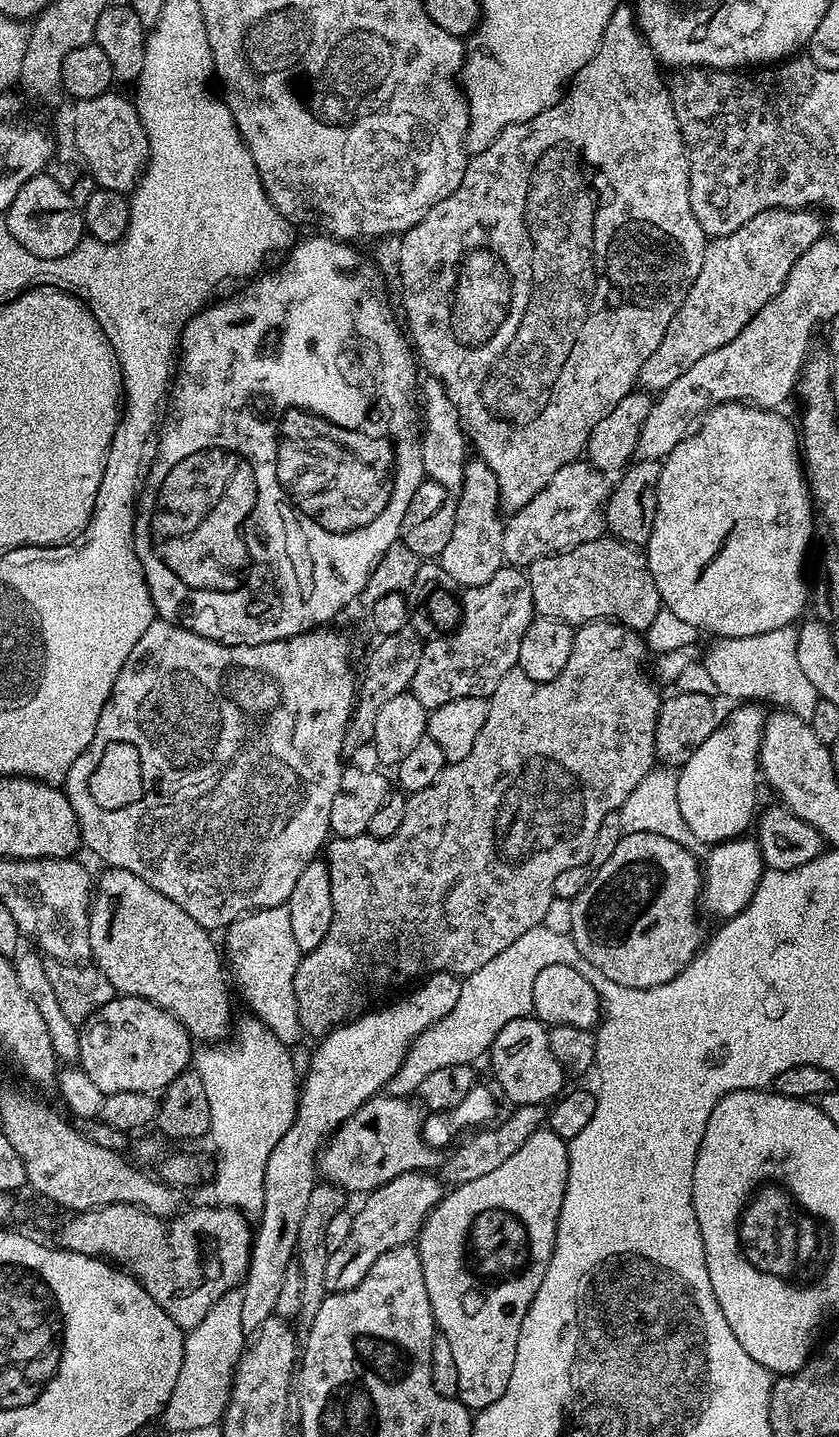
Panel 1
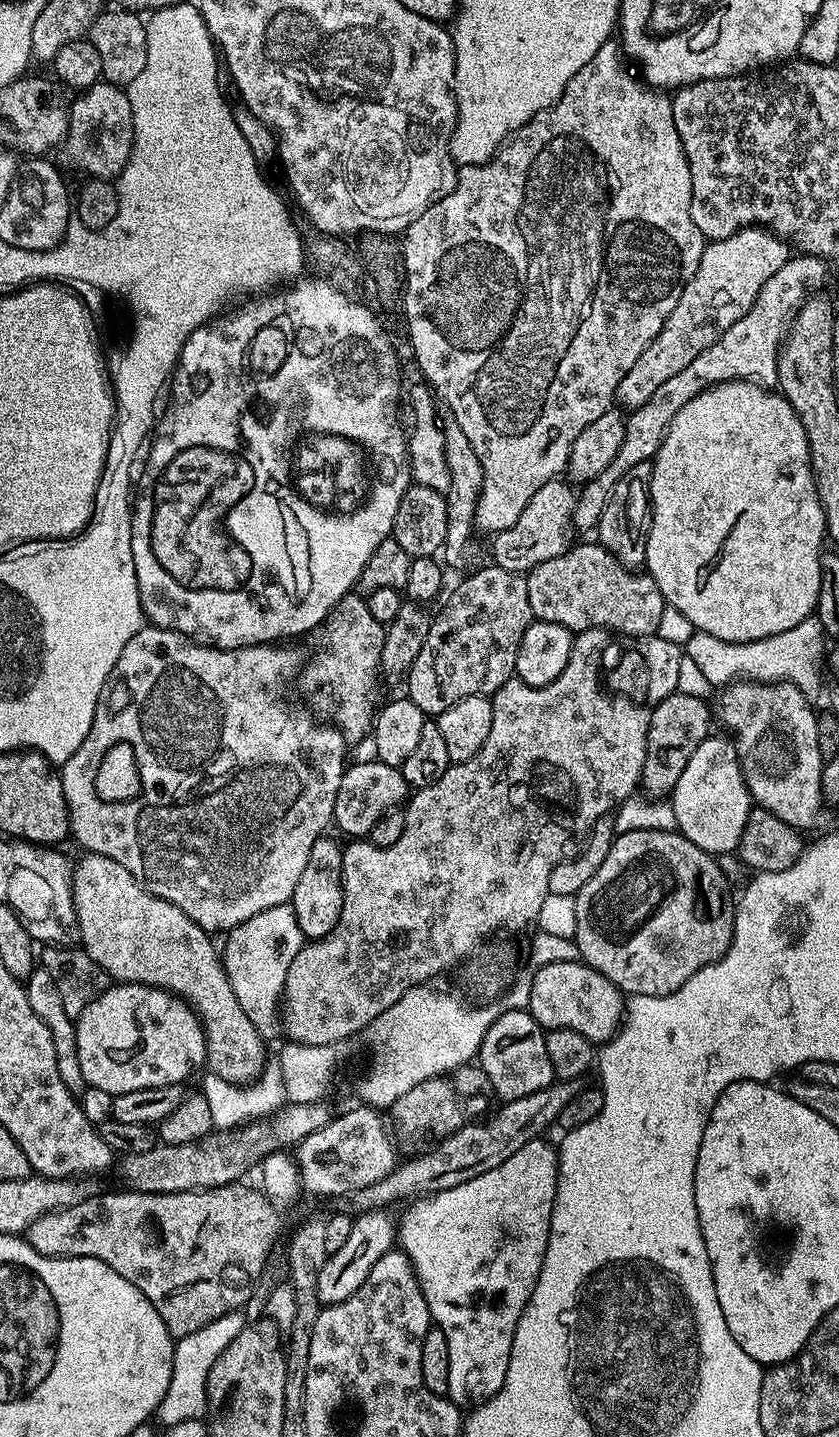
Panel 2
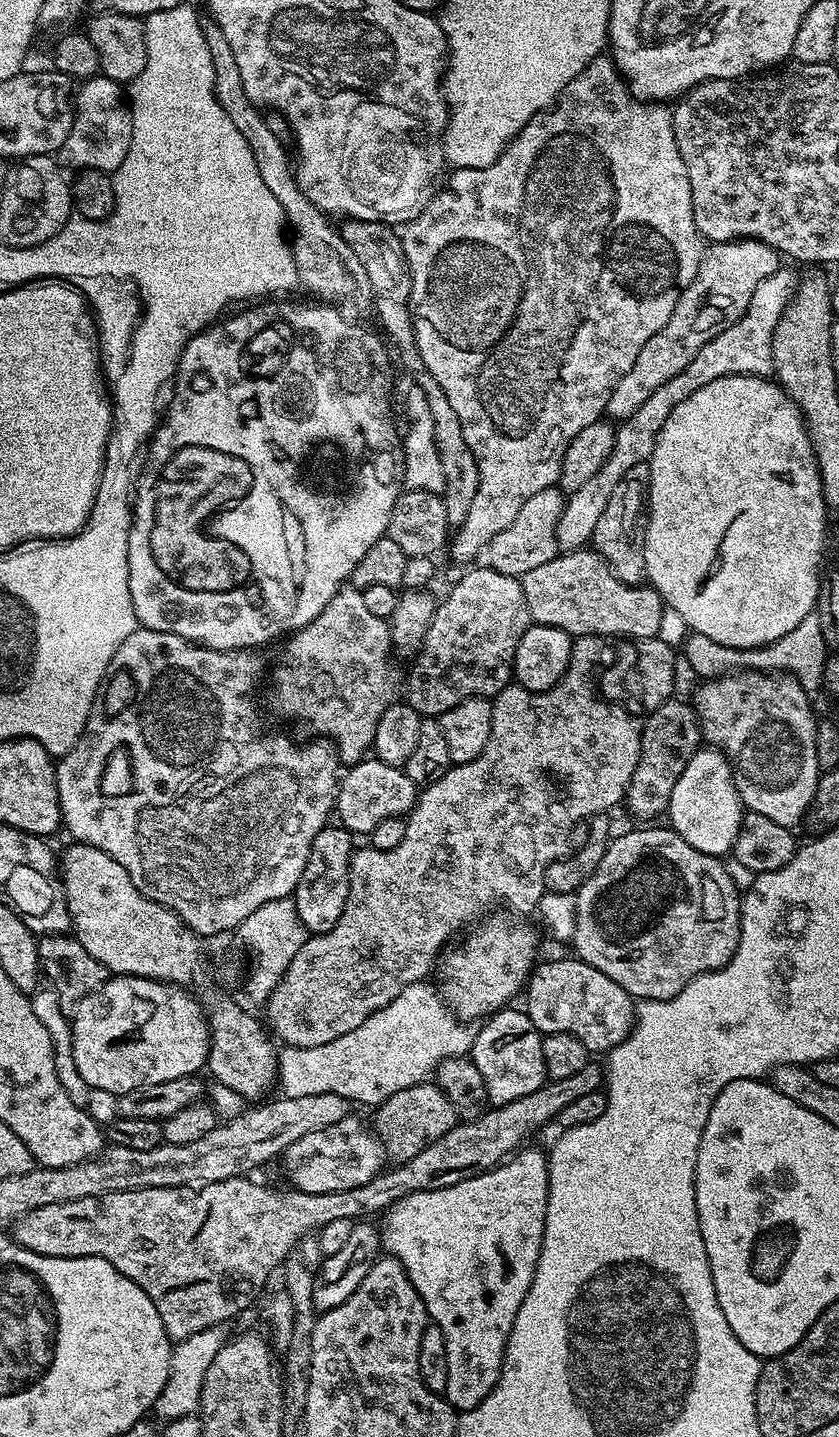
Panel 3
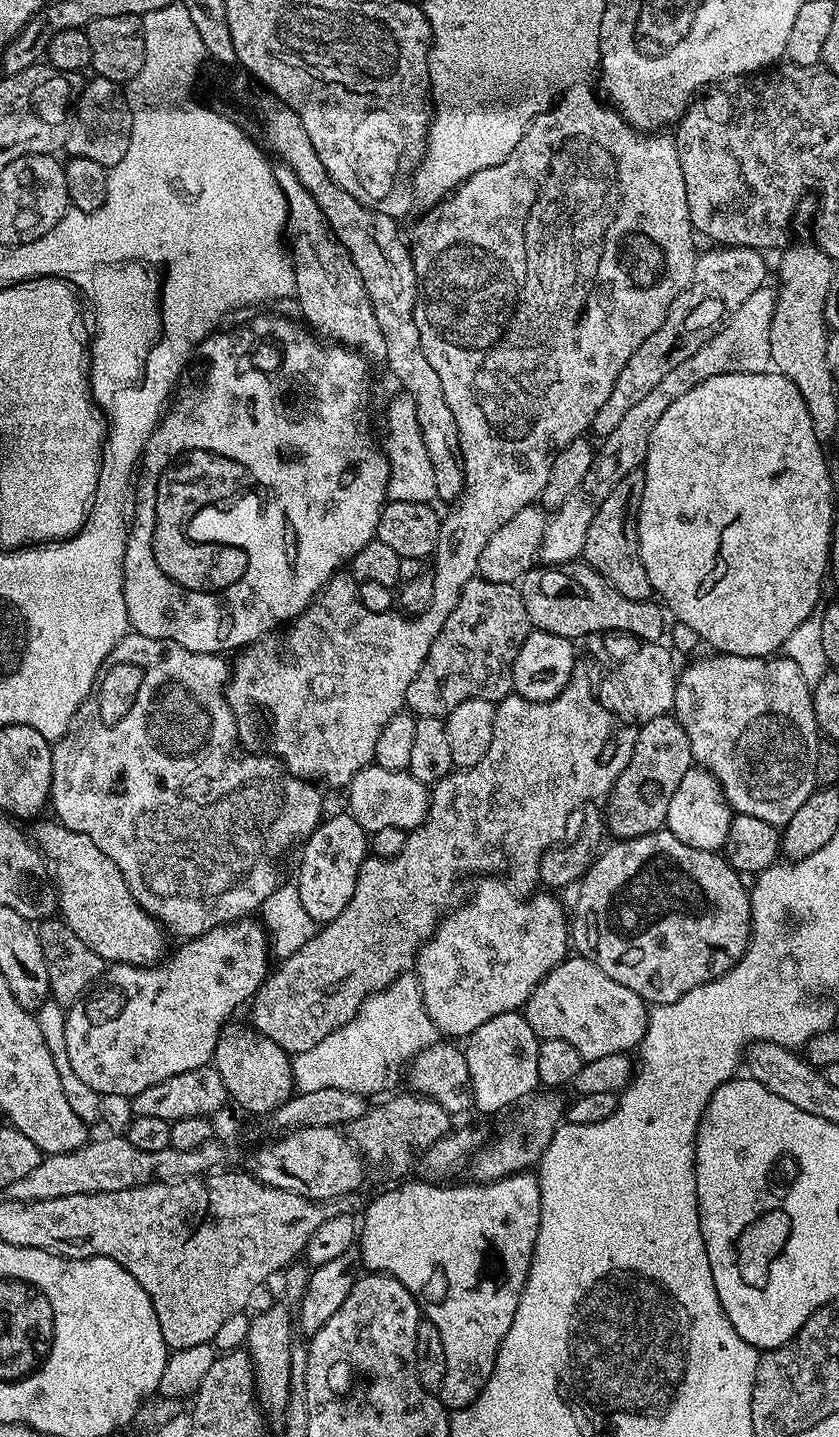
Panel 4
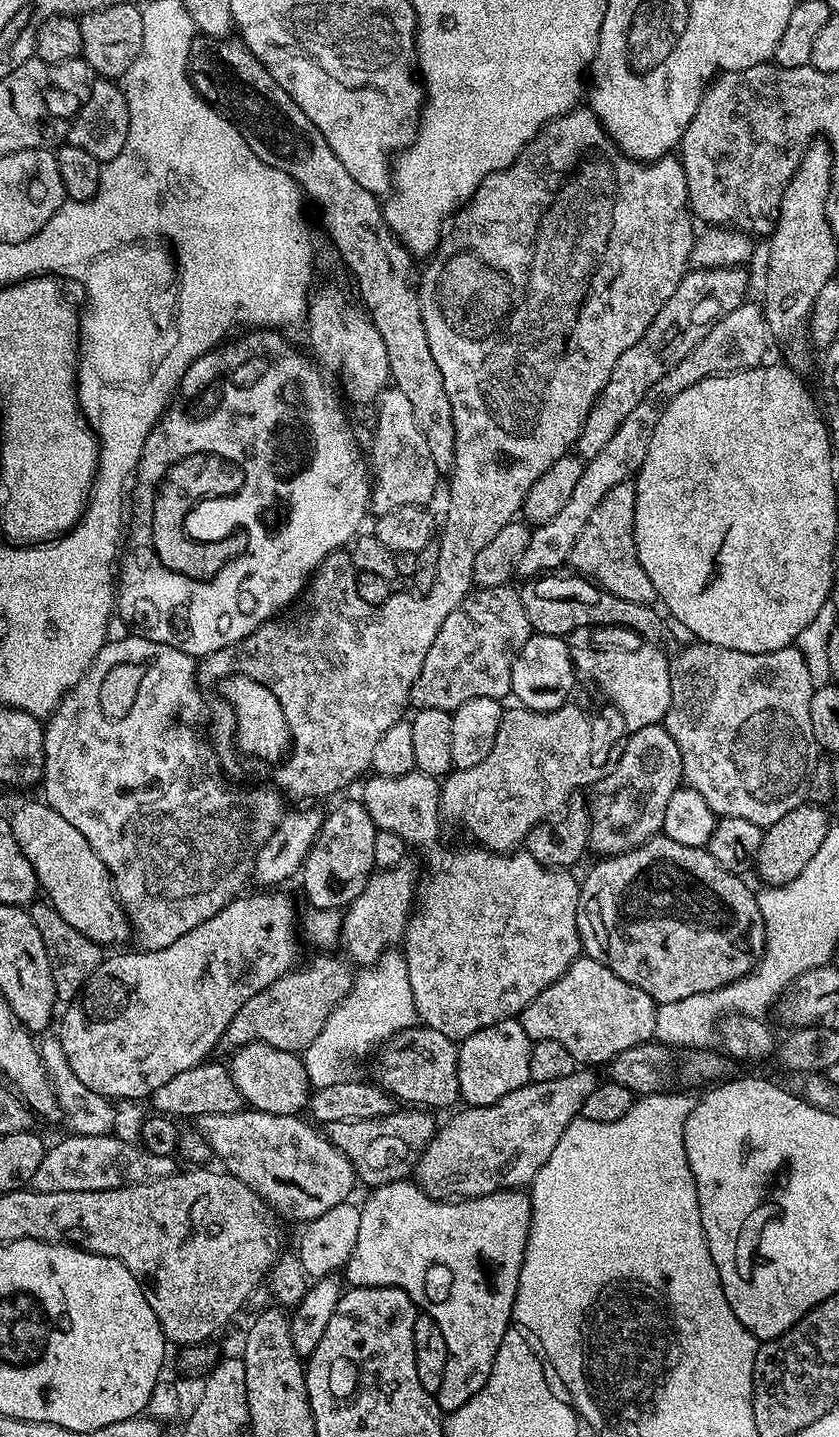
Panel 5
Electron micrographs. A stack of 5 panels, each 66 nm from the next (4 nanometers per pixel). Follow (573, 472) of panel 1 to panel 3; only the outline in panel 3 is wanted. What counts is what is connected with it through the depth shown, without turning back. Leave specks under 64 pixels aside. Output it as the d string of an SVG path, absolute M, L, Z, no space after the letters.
M553 486L546 490L538 490L518 510L518 518L502 530L502 534L494 534L486 549L487 567L498 570L502 574L510 574L523 578L530 570L542 566L542 562L550 562L558 554L556 546L556 531L558 518L562 518L562 510L566 503L565 493L559 487Z

